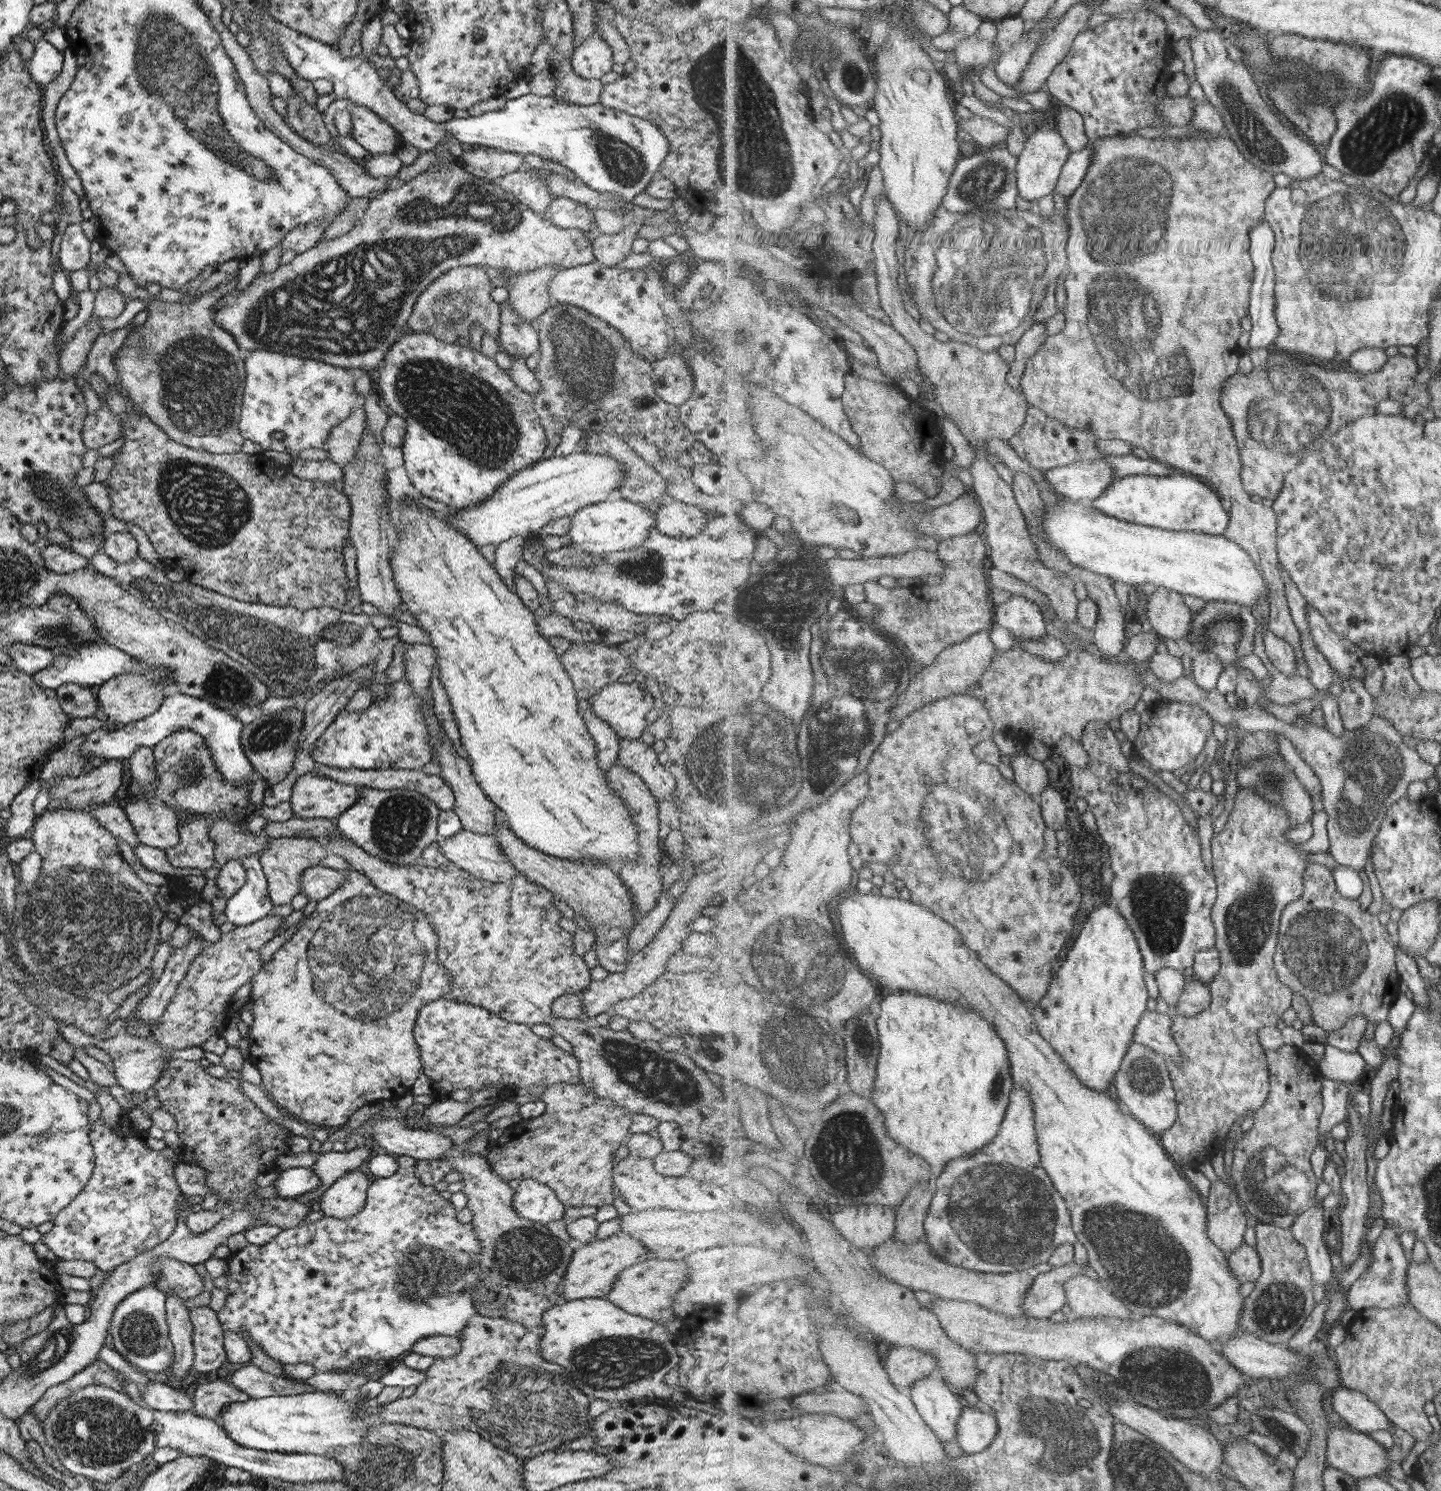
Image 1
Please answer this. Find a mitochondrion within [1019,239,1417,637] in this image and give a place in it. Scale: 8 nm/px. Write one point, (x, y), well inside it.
(1294, 406)

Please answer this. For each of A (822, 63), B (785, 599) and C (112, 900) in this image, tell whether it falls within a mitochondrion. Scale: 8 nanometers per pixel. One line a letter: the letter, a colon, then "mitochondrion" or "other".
A: mitochondrion
B: mitochondrion
C: mitochondrion

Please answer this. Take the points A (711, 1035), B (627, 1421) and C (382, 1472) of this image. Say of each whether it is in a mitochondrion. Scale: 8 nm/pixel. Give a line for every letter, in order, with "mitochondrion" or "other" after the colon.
A: mitochondrion
B: other
C: mitochondrion

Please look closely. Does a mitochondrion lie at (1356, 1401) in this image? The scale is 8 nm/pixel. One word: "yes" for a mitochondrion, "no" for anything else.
no

